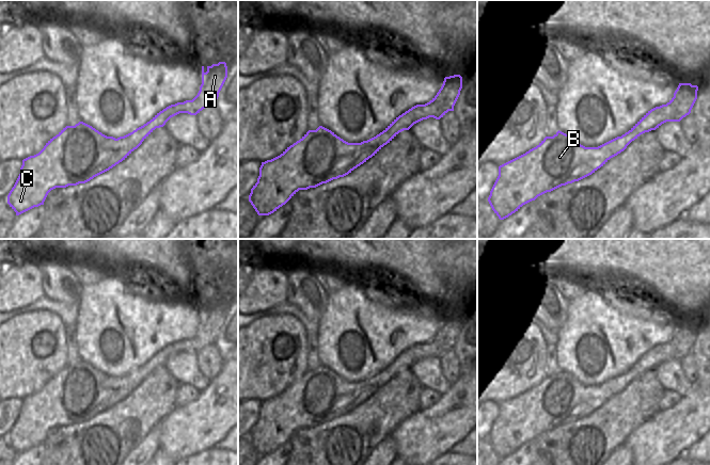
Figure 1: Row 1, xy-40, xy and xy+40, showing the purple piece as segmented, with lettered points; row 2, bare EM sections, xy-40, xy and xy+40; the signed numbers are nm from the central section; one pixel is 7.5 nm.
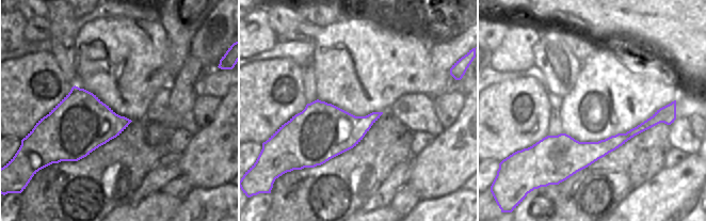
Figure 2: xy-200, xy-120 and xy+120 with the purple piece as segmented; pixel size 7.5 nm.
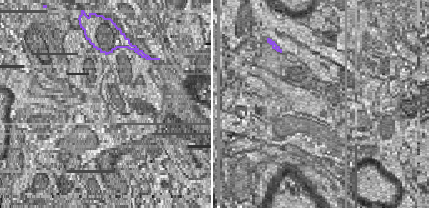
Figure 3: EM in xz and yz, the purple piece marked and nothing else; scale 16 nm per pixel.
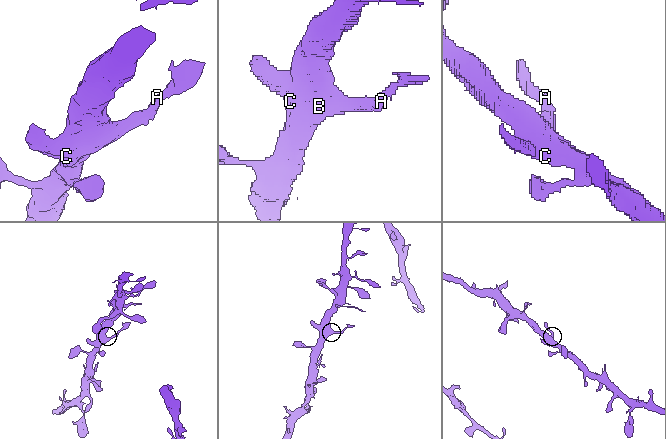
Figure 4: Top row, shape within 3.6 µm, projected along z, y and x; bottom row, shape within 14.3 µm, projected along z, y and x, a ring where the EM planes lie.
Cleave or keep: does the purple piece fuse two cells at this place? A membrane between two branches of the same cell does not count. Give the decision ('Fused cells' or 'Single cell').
Single cell.

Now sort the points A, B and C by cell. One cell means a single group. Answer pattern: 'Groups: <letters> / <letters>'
Groups: A B C.

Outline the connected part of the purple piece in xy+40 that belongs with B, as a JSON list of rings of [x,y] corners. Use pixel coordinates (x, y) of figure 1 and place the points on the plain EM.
[[[679,322],[674,332],[674,336],[666,343],[651,348],[628,371],[598,386],[585,386],[573,375],[559,369],[553,375],[546,375],[536,386],[499,405],[499,415],[488,436],[488,440],[492,449],[500,459],[504,459],[518,450],[523,444],[535,439],[538,435],[591,414],[598,407],[603,405],[611,397],[624,390],[627,385],[641,373],[656,369],[666,360],[680,360],[683,356],[689,354],[697,338],[697,330],[697,324],[692,324],[691,322]]]

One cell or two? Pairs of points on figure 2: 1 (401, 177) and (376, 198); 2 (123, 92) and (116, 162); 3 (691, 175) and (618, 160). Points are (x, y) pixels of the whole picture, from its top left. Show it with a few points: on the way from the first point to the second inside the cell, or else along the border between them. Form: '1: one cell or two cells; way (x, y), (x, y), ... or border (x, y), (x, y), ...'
1: one cell; way (395, 182), (383, 193)
2: two cells; border (144, 117), (132, 121)
3: two cells; border (663, 168), (642, 184)

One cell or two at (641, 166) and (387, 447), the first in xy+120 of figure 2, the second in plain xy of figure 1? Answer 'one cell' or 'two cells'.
two cells

